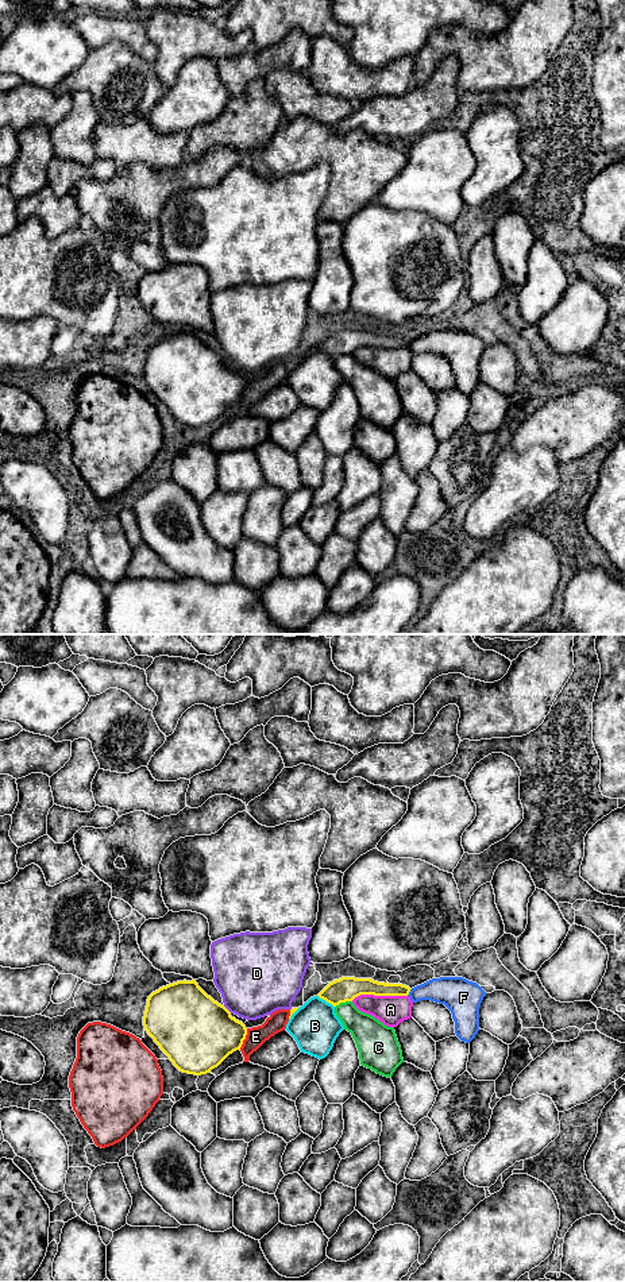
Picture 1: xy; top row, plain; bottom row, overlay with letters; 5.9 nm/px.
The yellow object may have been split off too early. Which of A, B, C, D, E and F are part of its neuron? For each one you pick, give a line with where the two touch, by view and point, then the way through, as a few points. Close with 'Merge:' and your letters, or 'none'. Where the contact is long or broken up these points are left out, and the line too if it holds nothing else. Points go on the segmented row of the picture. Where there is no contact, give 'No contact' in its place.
Merge: none

